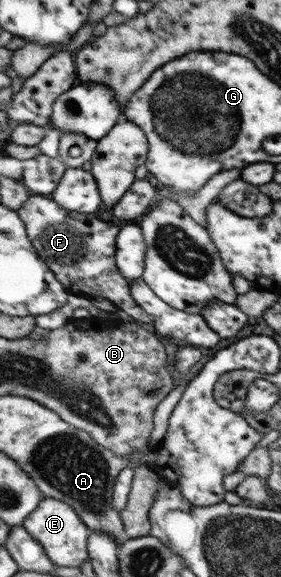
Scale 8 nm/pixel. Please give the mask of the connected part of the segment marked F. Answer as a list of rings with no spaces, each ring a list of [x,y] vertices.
[[[31,194],[30,197],[16,211],[25,224],[27,236],[31,245],[46,262],[51,273],[65,288],[68,294],[85,298],[101,297],[111,301],[119,310],[129,314],[136,322],[151,324],[152,318],[136,304],[130,293],[130,284],[119,274],[116,265],[116,238],[120,230],[120,223],[113,224],[103,220],[96,214],[80,214],[71,210],[64,210],[49,196]]]

